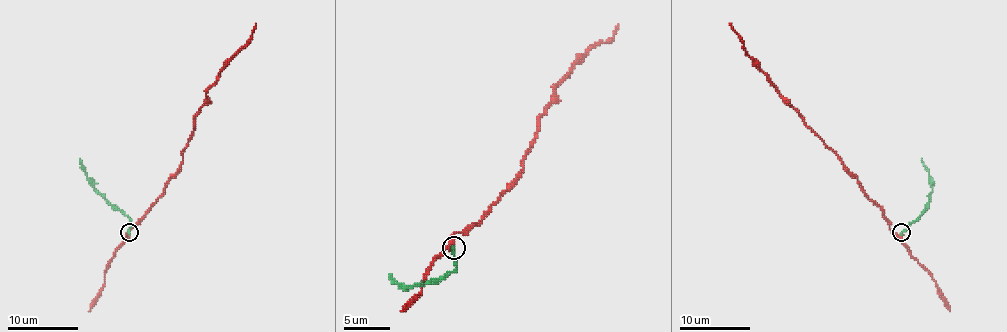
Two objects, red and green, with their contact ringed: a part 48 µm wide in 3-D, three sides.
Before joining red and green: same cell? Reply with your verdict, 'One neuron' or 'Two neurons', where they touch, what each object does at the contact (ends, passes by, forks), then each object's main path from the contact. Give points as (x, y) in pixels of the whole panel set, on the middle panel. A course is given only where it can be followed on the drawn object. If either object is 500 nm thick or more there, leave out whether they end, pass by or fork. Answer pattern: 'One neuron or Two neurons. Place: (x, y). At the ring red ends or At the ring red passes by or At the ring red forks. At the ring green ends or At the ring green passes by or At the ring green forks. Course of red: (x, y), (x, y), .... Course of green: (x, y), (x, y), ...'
Two neurons. Place: (453, 248). At the ring red passes by. At the ring green ends. Course of red: (454, 248), (451, 237), (477, 223), (519, 177), (553, 91), (618, 24). Course of green: (454, 248), (456, 267), (424, 285), (403, 288), (389, 274)

